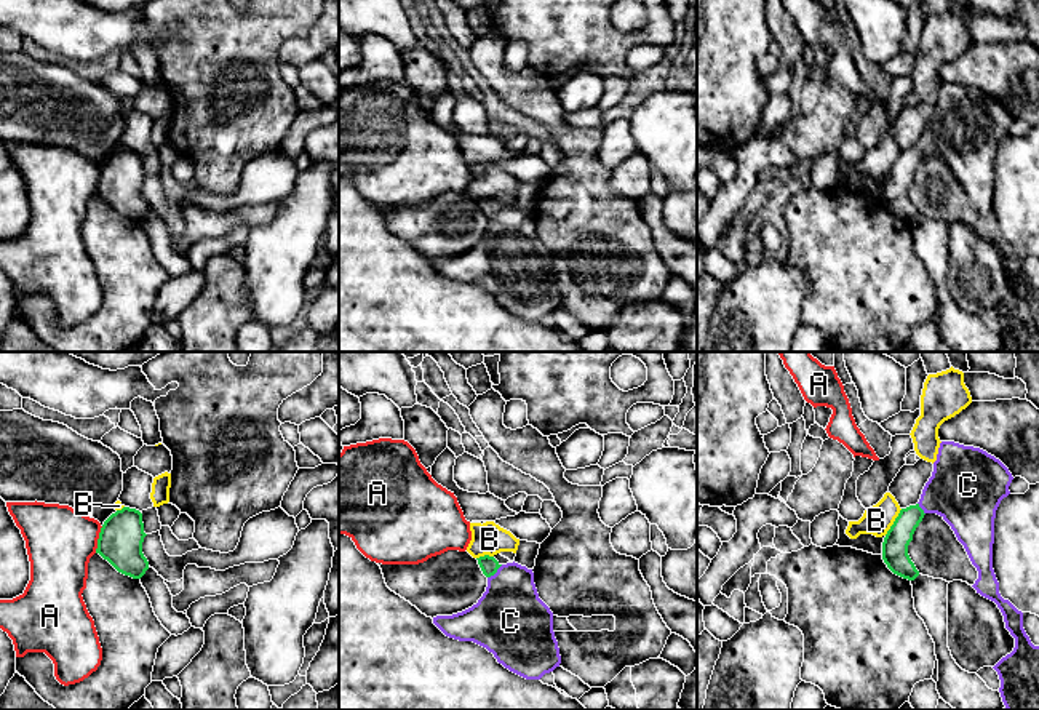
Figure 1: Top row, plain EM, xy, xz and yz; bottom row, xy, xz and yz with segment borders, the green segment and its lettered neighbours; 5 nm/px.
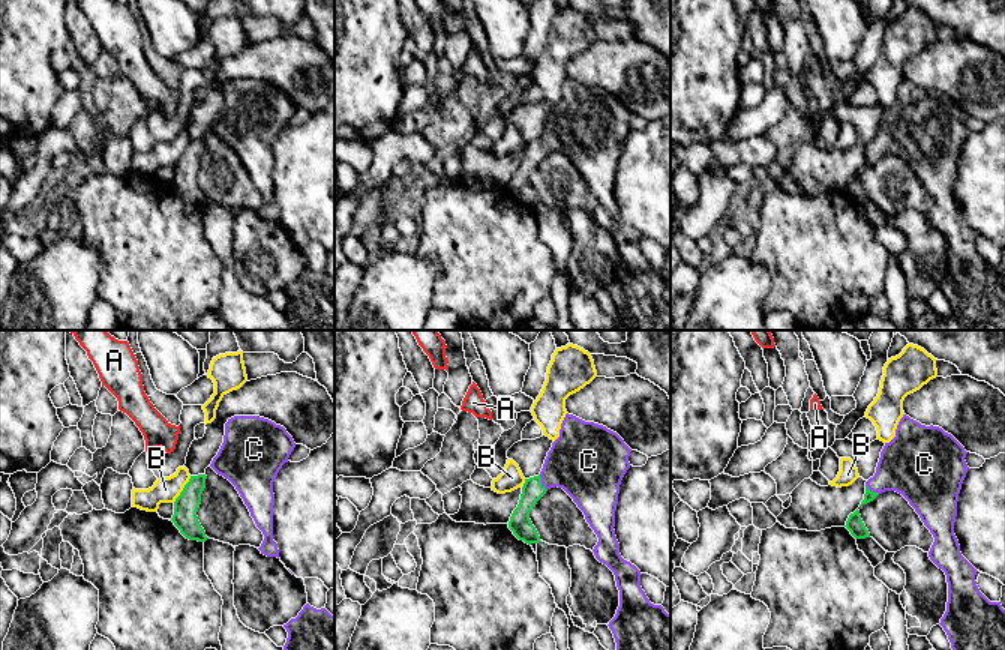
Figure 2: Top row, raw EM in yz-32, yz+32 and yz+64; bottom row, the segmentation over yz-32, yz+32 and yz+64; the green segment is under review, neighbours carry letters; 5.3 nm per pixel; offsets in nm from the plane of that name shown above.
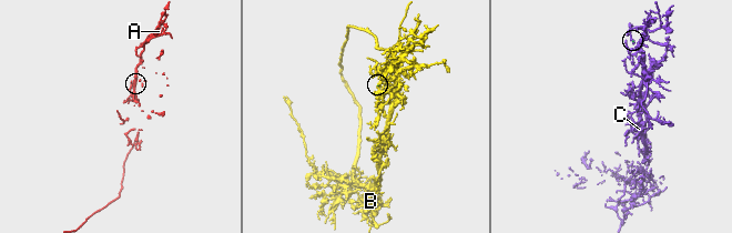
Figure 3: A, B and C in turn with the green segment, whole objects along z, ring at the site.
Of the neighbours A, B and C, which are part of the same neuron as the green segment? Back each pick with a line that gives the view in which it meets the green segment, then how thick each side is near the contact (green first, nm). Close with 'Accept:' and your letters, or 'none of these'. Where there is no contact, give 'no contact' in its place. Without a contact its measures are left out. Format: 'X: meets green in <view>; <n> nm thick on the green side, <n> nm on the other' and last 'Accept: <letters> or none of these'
C: meets green in xz; 90 nm thick on the green side, 360 nm on the other
Accept: C

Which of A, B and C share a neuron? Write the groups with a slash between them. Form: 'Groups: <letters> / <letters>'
Groups: A / B / C

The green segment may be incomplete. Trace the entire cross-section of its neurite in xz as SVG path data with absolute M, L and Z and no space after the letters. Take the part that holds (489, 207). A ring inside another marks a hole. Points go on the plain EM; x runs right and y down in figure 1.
M489 197L476 201L488 219L483 238L462 254L433 259L433 265L449 280L473 283L486 289L510 313L526 321L540 321L559 309L561 297L553 273L553 254L539 240L532 211L515 203L500 206Z

